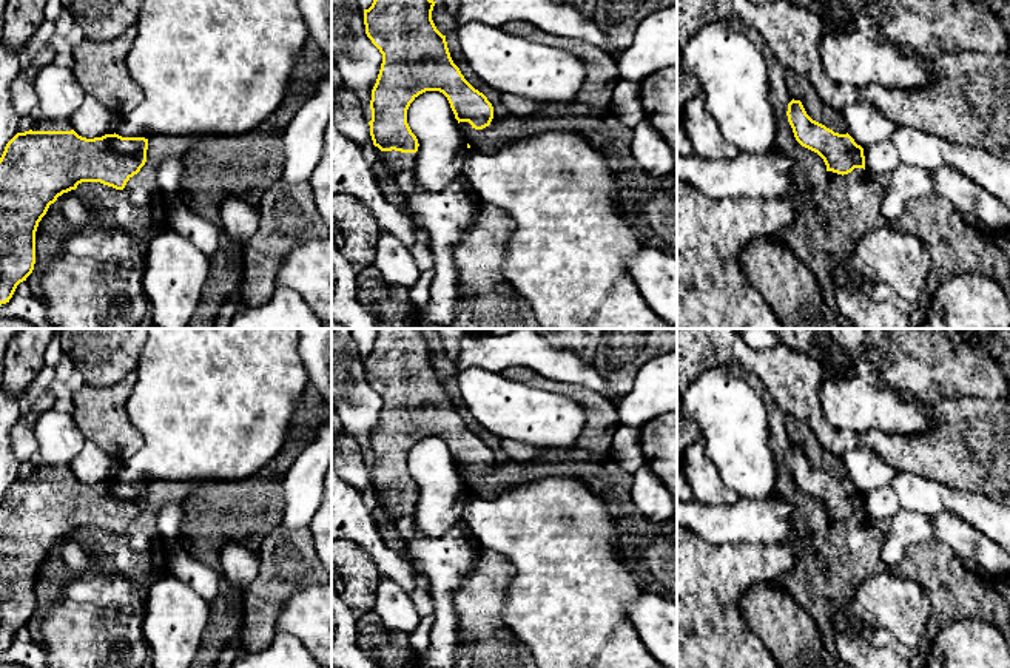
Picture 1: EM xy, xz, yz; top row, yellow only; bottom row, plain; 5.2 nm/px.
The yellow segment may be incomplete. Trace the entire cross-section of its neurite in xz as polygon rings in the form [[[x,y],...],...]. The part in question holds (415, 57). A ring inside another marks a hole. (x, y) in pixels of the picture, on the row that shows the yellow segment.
[[[373,0],[372,6],[364,9],[365,34],[382,54],[381,69],[372,89],[370,136],[373,145],[381,150],[379,160],[393,176],[413,170],[416,164],[419,143],[407,123],[407,110],[419,94],[443,93],[458,123],[469,122],[475,130],[489,127],[493,119],[492,103],[453,63],[446,35],[432,20],[435,3],[433,0]]]

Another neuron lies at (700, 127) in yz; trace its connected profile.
[[[702,89],[683,106],[680,125],[694,153],[705,159],[731,160],[740,153],[736,145],[723,139],[715,119],[706,111]]]

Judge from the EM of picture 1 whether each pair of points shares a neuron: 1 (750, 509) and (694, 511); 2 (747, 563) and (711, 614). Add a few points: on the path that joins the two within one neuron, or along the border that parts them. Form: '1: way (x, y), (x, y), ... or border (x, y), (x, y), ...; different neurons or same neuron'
1: way (736, 516), (708, 516); same neuron
2: way (734, 576), (711, 602); same neuron

